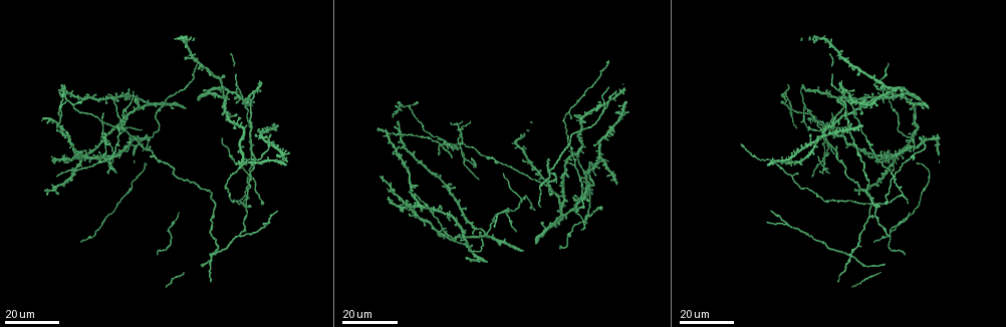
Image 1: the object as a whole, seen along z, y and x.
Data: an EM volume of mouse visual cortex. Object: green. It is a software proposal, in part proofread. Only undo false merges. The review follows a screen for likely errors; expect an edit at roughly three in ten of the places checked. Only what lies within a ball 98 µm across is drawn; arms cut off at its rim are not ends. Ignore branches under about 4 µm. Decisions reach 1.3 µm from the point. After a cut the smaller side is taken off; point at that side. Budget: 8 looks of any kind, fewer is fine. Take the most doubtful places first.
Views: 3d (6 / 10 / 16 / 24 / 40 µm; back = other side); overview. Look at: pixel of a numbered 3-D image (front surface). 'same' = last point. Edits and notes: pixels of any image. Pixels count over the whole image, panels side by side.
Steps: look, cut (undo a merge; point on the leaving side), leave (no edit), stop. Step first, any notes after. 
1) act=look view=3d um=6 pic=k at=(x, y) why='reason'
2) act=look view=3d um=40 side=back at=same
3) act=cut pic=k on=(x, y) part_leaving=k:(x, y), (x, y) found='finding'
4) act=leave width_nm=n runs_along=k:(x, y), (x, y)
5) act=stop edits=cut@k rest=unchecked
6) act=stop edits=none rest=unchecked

act=look view=3d um=24 pic=1 at=(892, 174) why='four-way junction'

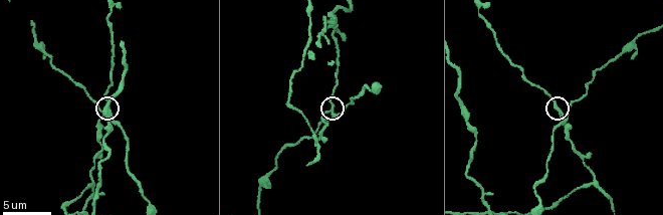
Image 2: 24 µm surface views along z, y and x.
act=look view=3d um=10 pic=2 at=(328, 111)

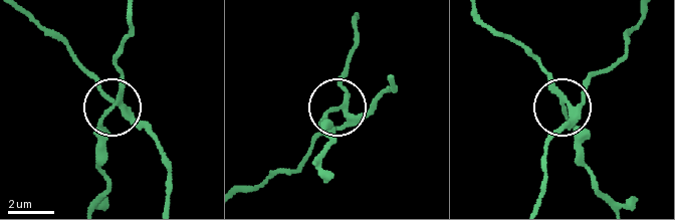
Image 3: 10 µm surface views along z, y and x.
act=cut pic=3 on=(137, 119) width_nm=210 part_leaving=3:(349, 105), (292, 171), (244, 186) found='two cells meet here'

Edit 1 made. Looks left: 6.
act=look view=3d um=16 pic=1 at=(212, 254) why='looks like a crossing'

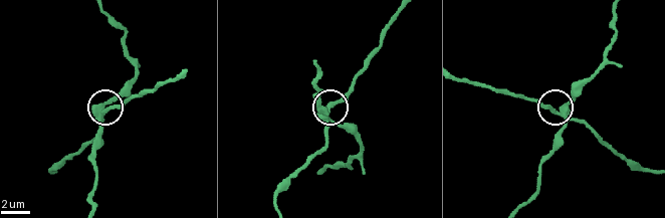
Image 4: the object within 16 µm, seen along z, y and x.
act=look view=3d um=6 pic=4 at=(560, 113) why='zoom in'

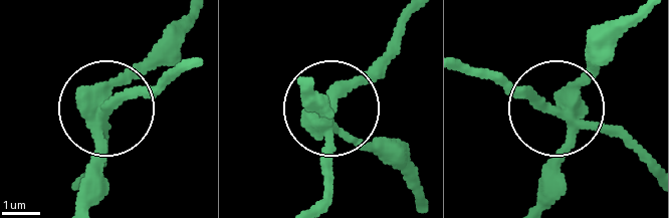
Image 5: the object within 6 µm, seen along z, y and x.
act=look view=3d um=6 side=back pic=5 at=(101, 113) why='from behind'

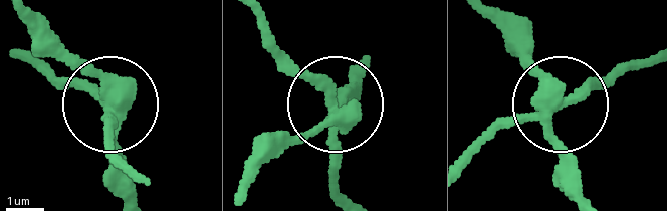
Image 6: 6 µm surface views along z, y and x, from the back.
act=cut pic=6 on=(570, 166) part_leaving=6:(543, 108), (527, 53), (495, 15) found='a second cell is stuck on'

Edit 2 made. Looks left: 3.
act=look view=3d um=24 pic=1 at=(875, 205) why='looks like a crossing'

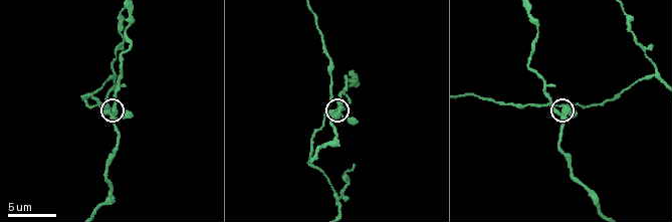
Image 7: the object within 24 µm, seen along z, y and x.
act=look view=3d um=10 pic=7 at=(562, 119) why='zoom in'

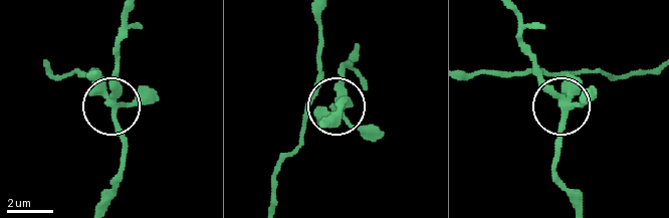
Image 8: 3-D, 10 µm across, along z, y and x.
act=leave width_nm=310 runs_along=8:(515, 12), (520, 47), (563, 111), (558, 178) found='continuous, no second cell'

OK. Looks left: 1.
act=stop edits=cut@3,cut@6 rest=unchecked

